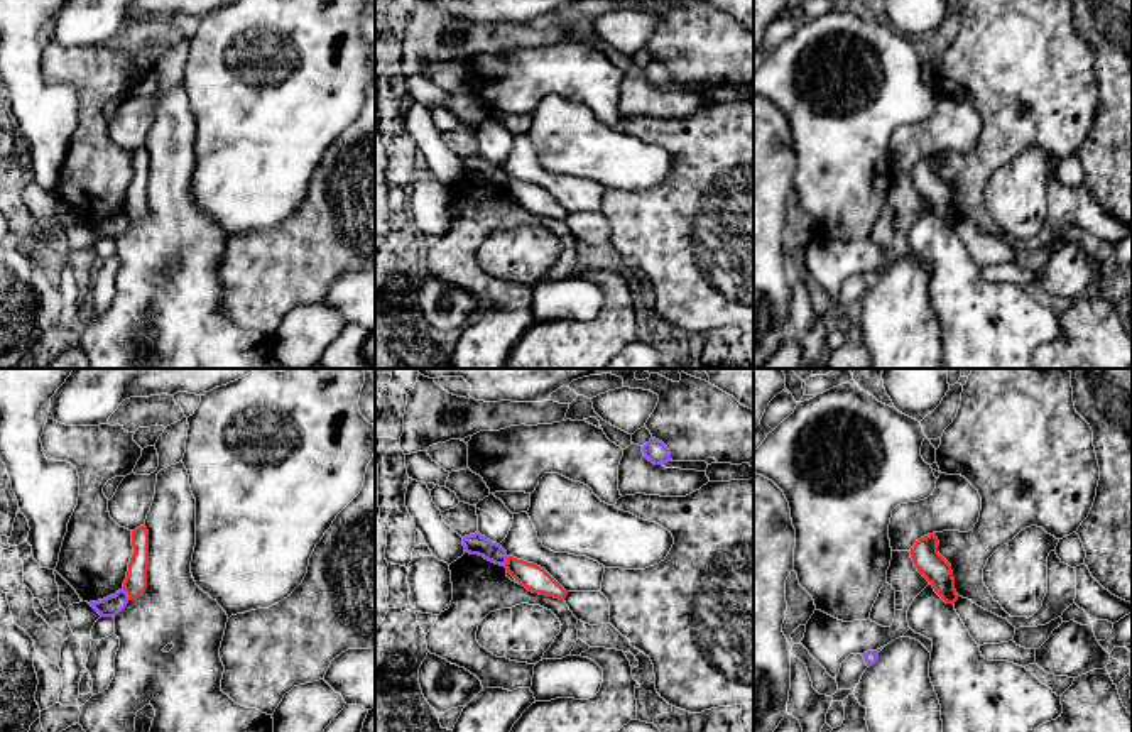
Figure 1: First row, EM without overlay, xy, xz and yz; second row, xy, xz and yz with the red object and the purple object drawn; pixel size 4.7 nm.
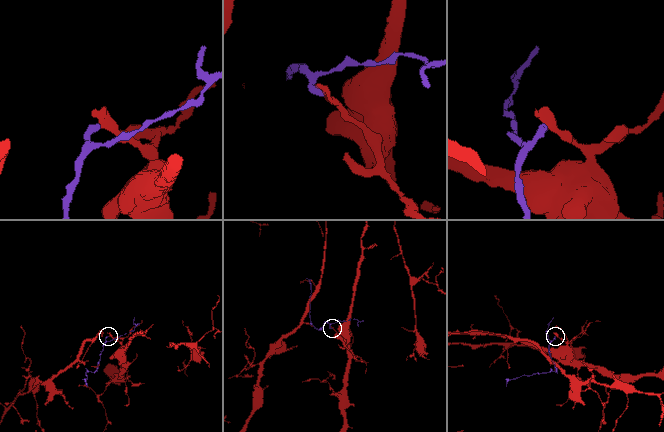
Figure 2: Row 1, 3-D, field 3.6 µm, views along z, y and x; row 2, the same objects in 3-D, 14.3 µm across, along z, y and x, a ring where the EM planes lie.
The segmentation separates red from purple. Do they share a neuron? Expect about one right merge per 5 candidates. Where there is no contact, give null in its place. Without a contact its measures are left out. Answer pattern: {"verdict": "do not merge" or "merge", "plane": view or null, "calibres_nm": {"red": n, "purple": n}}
{"verdict": "do not merge", "plane": "xy", "calibres_nm": {"red": 110, "purple": 100}}

